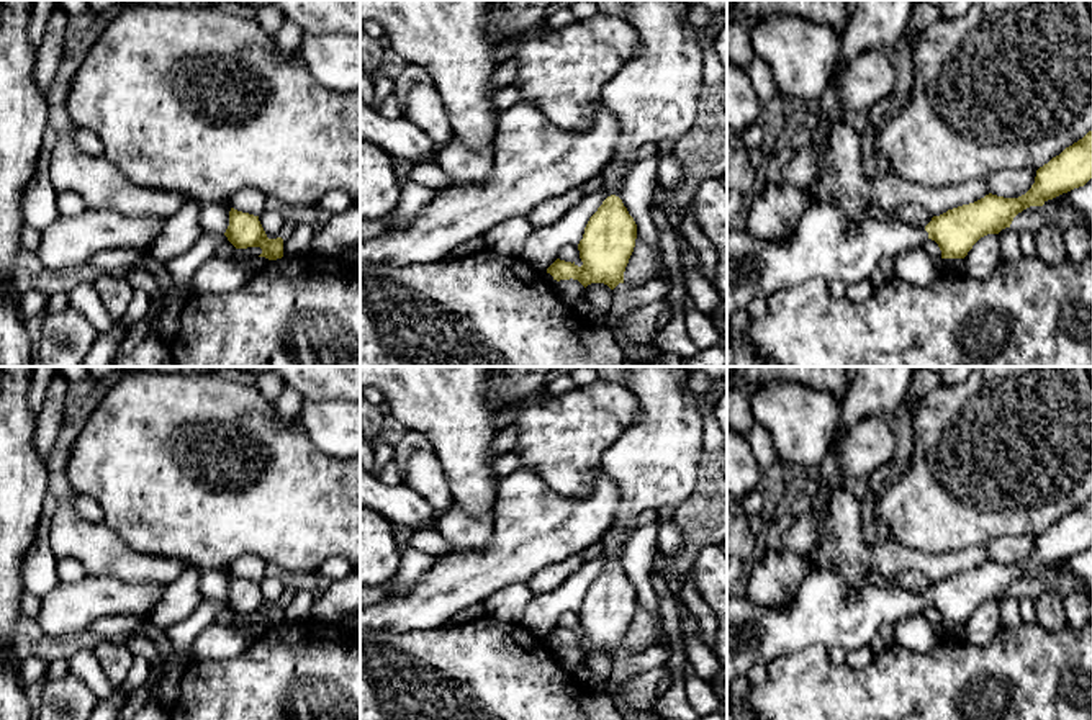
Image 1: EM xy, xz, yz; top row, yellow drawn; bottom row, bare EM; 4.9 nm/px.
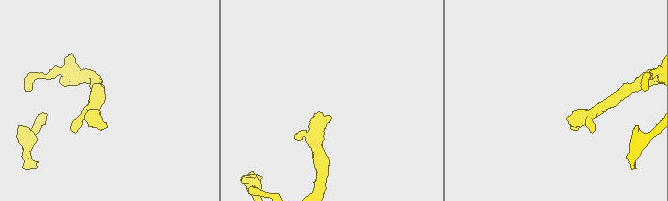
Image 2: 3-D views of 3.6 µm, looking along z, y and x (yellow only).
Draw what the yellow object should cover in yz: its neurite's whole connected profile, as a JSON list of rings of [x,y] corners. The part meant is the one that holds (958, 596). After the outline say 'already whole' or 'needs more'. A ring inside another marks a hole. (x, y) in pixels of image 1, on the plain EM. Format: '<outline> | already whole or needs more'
[[[1092,497],[1066,514],[1059,522],[1036,537],[1035,550],[1018,565],[986,561],[940,583],[933,583],[925,594],[910,592],[891,581],[871,581],[853,589],[835,573],[812,568],[797,587],[792,601],[784,607],[765,609],[755,605],[747,596],[727,596],[727,695],[737,676],[748,676],[753,664],[768,666],[773,659],[802,651],[809,646],[843,648],[853,651],[869,646],[884,623],[896,625],[900,619],[923,614],[932,605],[941,617],[941,625],[964,625],[972,612],[987,601],[999,601],[1010,594],[1013,584],[1030,573],[1043,573],[1092,545]]] | needs more

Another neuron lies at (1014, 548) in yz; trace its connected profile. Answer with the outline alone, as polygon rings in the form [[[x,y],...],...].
[[[1007,535],[990,540],[986,550],[992,561],[1004,565],[1018,565],[1025,561],[1035,550],[1036,537],[1031,535]]]

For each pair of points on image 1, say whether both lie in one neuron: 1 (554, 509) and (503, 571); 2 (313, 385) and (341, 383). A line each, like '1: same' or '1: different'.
1: same
2: same

